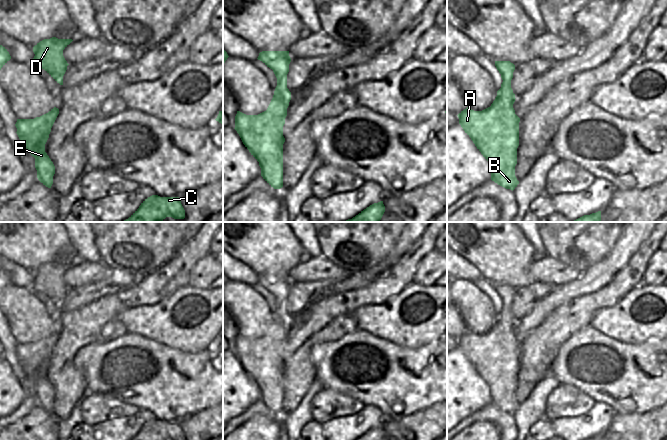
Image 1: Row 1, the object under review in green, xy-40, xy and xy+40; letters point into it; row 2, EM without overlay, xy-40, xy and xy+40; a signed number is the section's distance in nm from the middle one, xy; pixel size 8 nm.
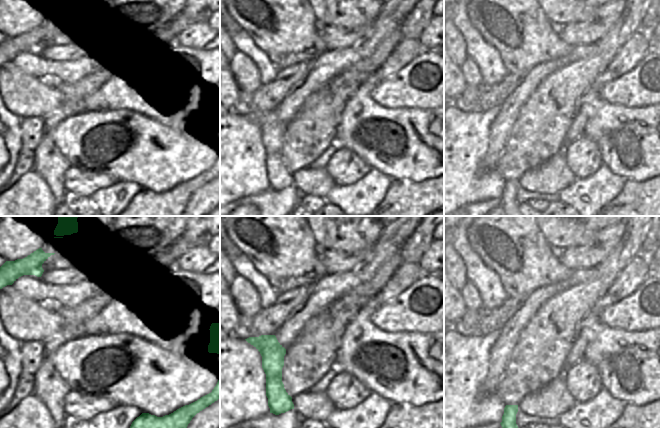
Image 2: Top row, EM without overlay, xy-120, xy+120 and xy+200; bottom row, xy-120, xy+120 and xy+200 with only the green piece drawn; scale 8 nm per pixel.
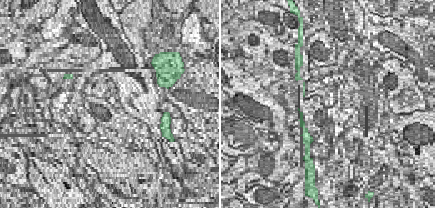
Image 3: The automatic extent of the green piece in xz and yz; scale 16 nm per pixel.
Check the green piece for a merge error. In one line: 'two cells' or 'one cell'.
two cells

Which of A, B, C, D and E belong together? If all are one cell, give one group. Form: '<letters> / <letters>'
A B C E / D

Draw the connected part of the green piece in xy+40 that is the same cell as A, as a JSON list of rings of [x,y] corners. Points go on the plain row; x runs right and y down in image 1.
[[[514,317],[510,321],[497,319],[490,331],[482,335],[474,335],[467,331],[457,339],[459,348],[465,357],[489,386],[491,404],[512,415],[519,408],[515,400],[515,390],[517,388],[517,372],[519,370],[520,342],[515,338],[513,332],[515,323]]]

